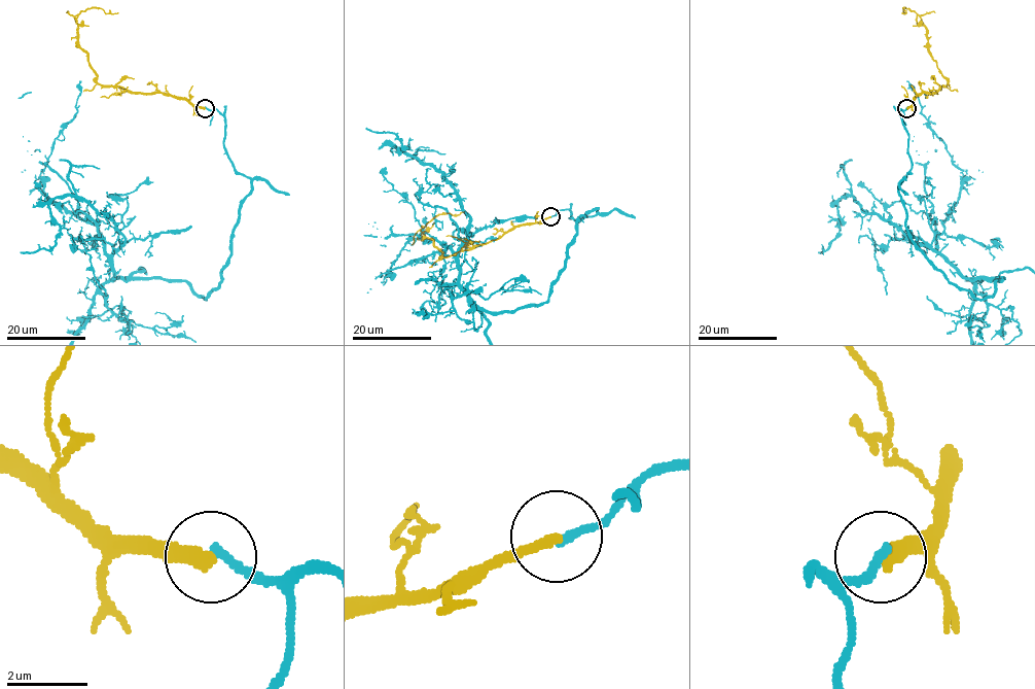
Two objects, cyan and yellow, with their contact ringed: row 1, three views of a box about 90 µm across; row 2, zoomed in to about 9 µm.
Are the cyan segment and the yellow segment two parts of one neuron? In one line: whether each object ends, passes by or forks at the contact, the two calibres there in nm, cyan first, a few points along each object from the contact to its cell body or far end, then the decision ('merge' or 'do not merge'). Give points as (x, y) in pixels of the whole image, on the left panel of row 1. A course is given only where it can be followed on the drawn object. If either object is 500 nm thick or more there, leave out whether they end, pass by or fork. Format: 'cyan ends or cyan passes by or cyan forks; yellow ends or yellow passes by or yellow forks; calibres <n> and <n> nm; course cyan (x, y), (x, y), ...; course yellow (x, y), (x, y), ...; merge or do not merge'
cyan ends; yellow ends; calibres 220 and 280 nm; course yellow (204, 108), (161, 93), (130, 93), (97, 81), (88, 55), (79, 46), (74, 16), (94, 7), (117, 12); do not merge

